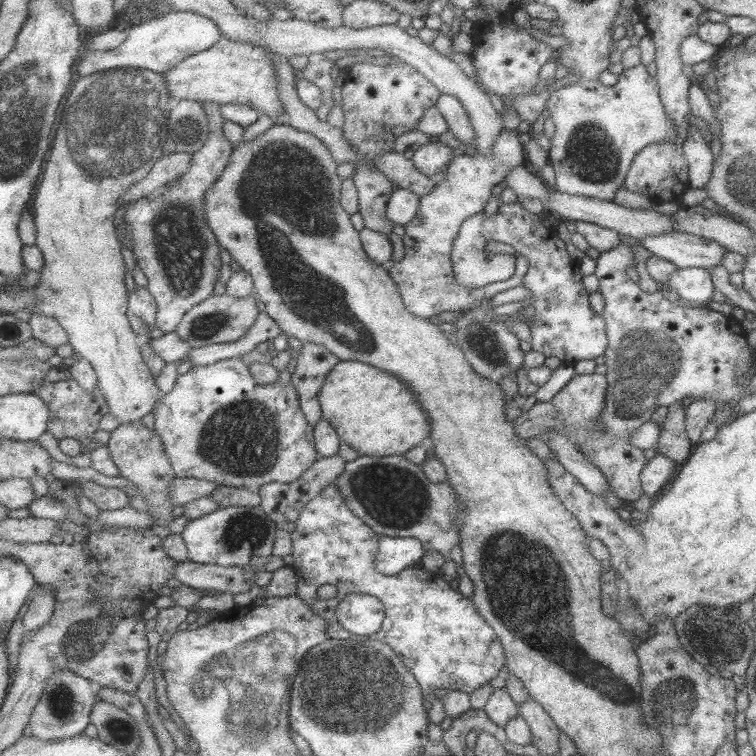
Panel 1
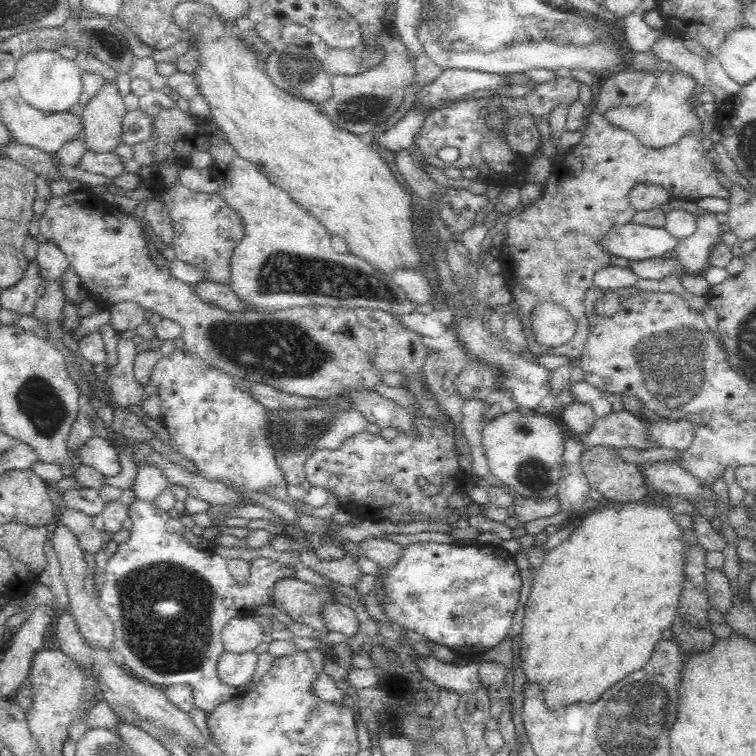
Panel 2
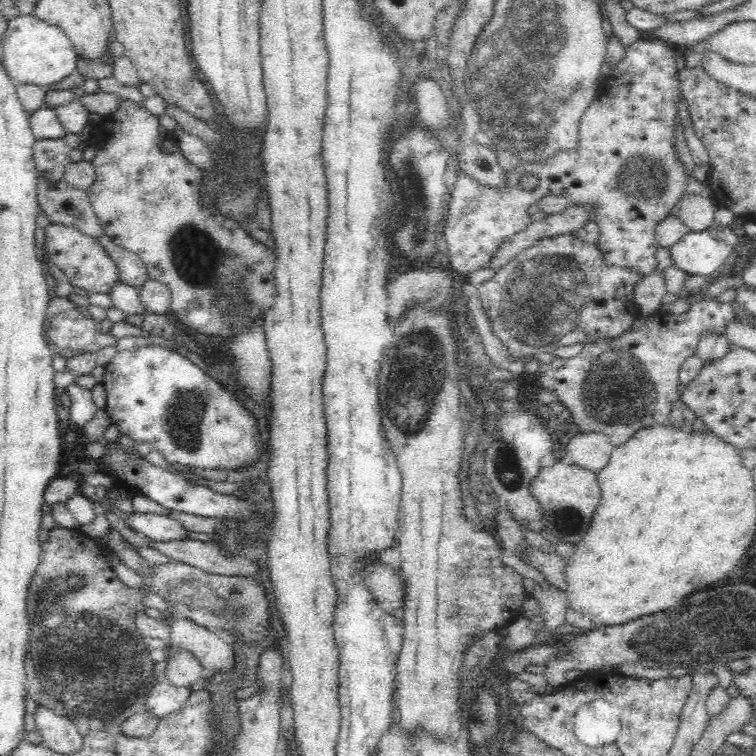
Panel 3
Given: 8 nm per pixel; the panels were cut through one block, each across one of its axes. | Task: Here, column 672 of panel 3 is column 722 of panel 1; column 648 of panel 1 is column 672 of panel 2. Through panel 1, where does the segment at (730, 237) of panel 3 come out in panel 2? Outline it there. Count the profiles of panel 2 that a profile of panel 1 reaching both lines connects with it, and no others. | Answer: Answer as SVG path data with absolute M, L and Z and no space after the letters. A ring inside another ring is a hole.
M626 224L626 226L612 228L606 238L602 240L602 247L615 257L624 257L632 261L662 258L667 252L673 252L680 240L670 235L665 228L641 226L640 224Z

